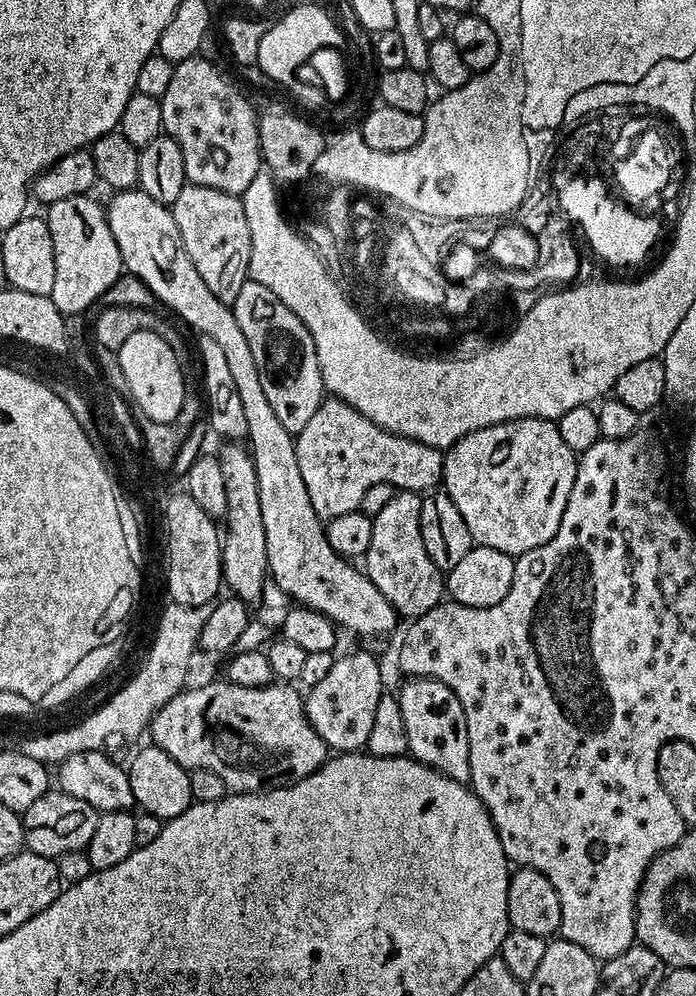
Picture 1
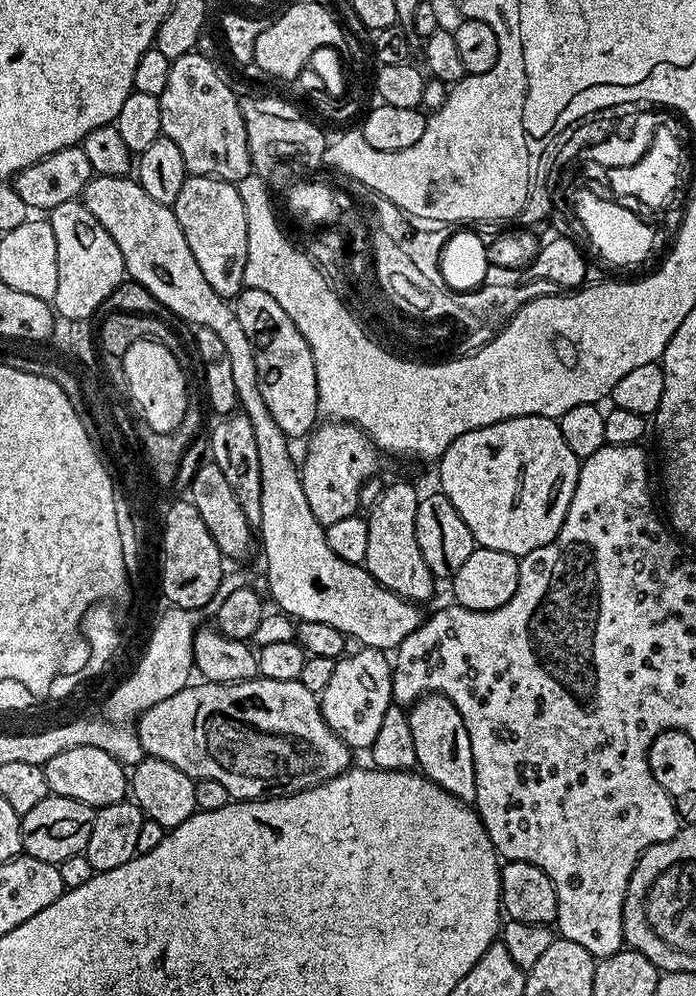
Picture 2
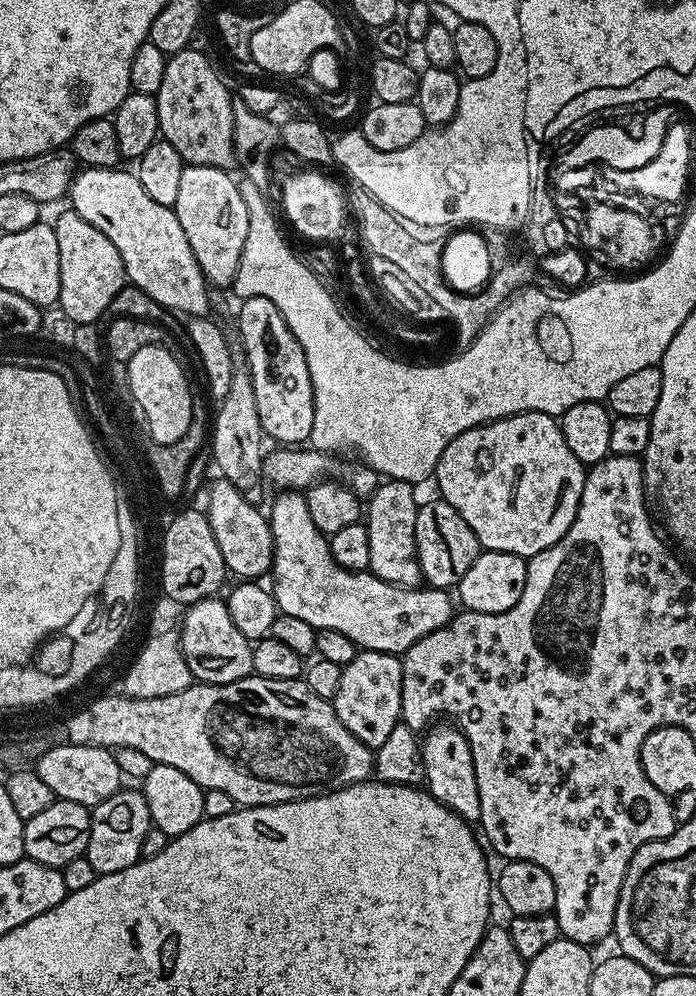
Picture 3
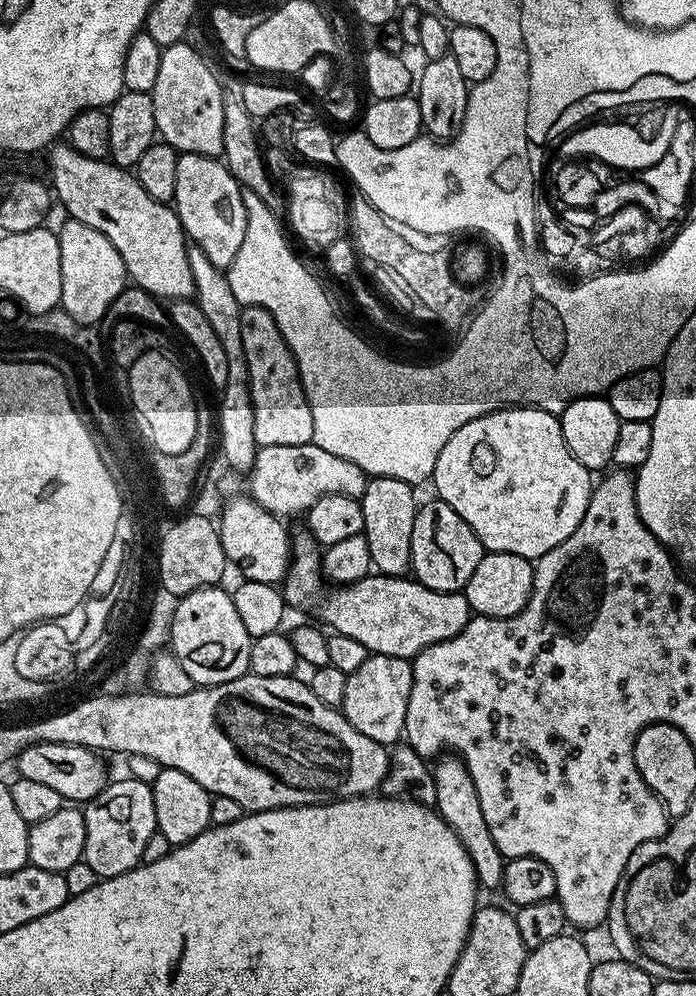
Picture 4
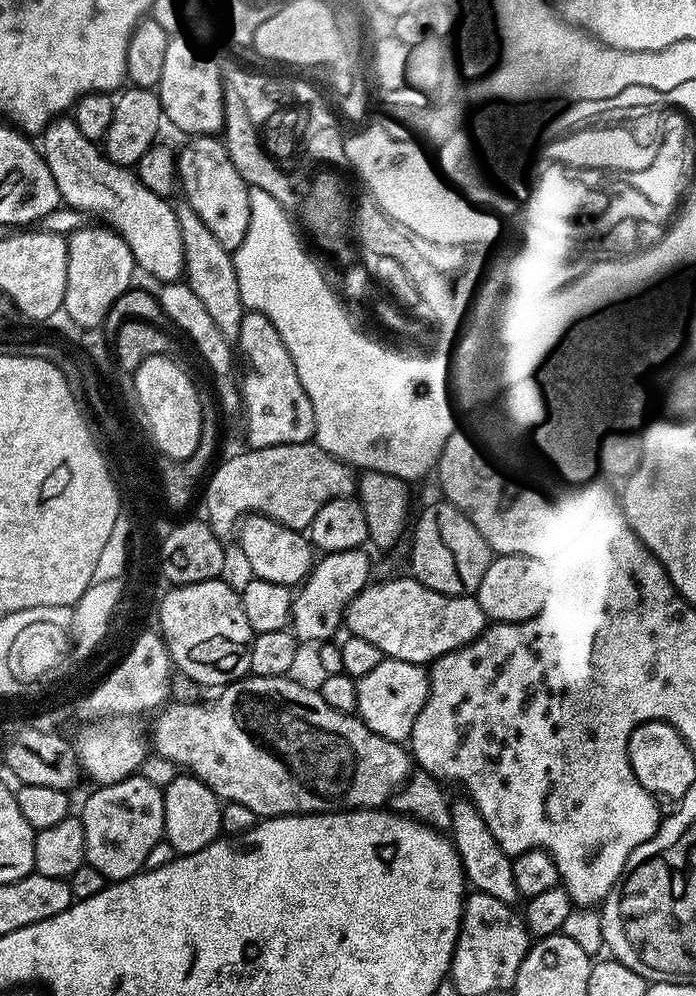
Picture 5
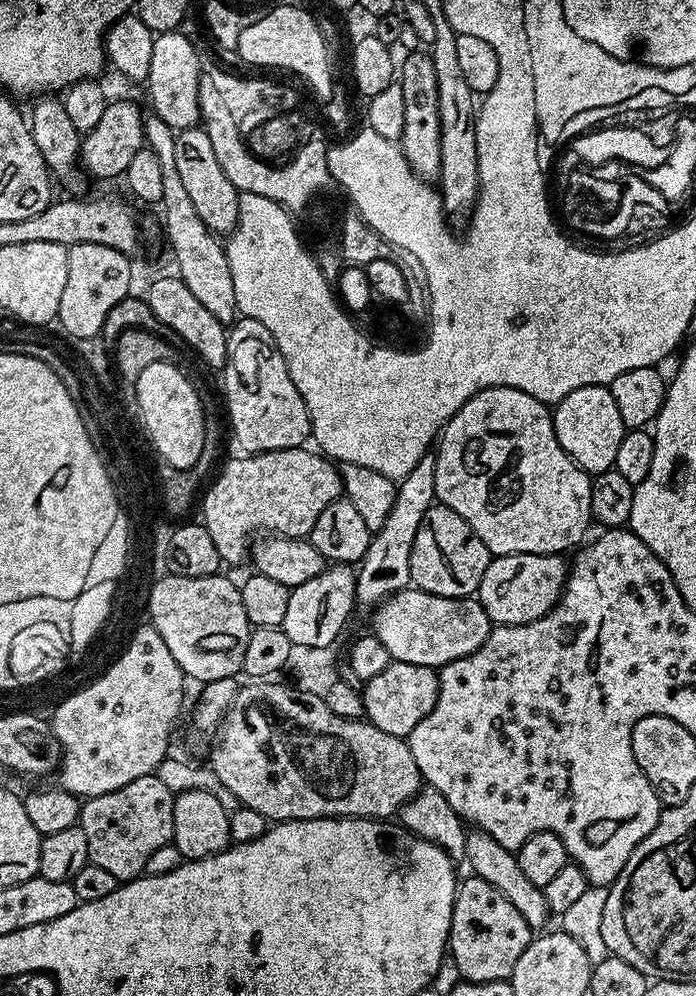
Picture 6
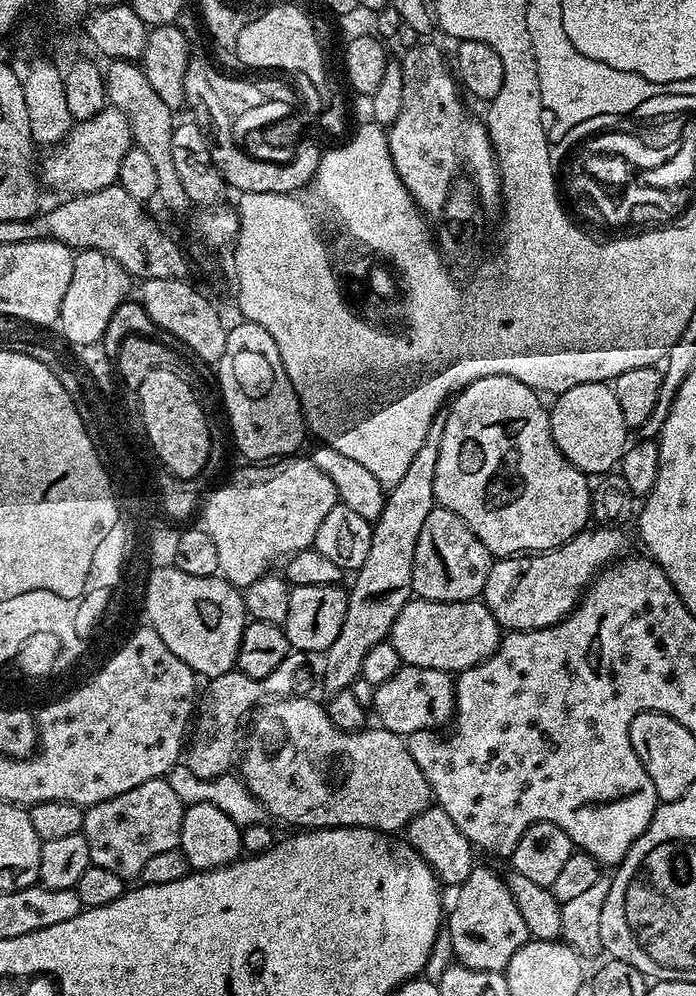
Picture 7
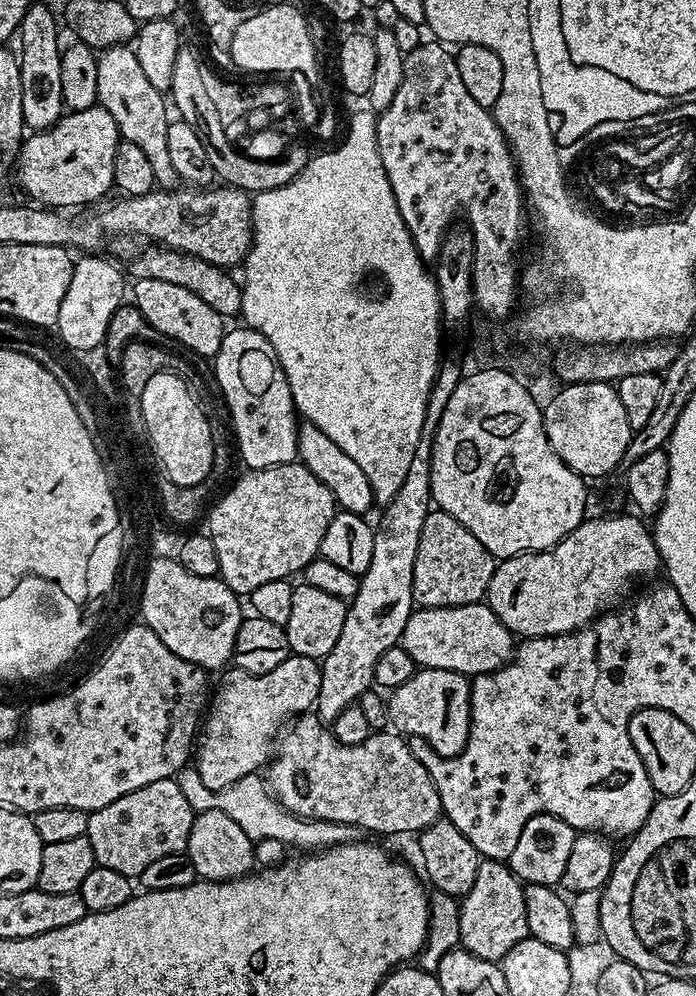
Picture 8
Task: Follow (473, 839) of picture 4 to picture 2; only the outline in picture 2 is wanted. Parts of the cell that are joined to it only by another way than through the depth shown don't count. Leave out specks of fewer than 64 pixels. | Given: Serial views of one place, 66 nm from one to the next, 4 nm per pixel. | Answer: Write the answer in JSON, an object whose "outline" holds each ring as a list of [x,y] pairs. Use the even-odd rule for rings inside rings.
{"outline":[[[435,690],[421,696],[424,697],[408,712],[412,745],[419,771],[463,804],[475,805],[474,750],[470,746],[466,722],[462,722],[462,714],[458,714],[458,706],[454,706],[450,698]]]}

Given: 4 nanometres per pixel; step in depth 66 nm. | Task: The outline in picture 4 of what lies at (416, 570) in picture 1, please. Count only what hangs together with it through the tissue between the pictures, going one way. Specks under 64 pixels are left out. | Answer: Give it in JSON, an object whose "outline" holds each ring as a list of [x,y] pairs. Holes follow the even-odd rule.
{"outline":[[[381,474],[369,479],[363,496],[360,497],[362,534],[370,542],[372,567],[382,576],[404,576],[411,569],[410,534],[414,534],[414,518],[418,499],[413,485],[398,478]]]}

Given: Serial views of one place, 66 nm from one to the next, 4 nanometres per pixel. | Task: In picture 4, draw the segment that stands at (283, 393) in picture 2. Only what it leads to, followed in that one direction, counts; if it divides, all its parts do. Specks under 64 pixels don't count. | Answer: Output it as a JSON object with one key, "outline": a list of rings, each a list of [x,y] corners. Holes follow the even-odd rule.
{"outline":[[[245,307],[242,314],[242,350],[246,350],[248,363],[248,381],[252,391],[252,409],[254,410],[254,438],[261,448],[266,446],[302,446],[312,444],[314,418],[312,401],[306,398],[300,381],[300,371],[290,346],[278,330],[278,322],[264,308]]]}

